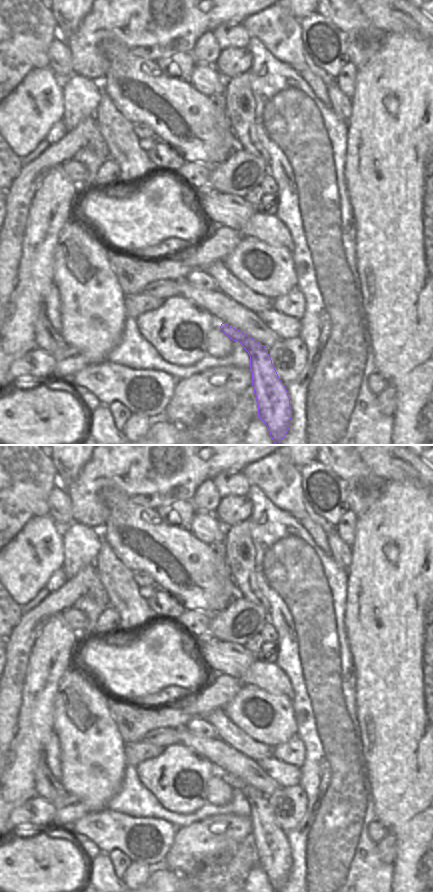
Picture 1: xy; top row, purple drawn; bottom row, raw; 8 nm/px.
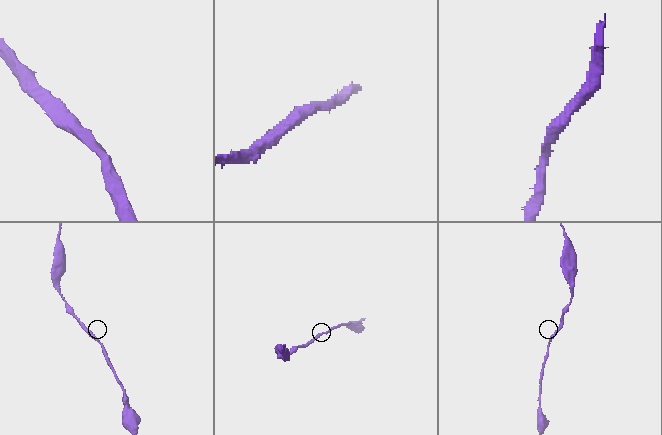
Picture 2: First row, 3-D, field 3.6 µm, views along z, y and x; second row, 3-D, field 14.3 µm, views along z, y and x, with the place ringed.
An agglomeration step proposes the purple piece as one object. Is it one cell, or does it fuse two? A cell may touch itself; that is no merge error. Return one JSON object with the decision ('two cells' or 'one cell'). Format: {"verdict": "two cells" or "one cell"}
{"verdict": "one cell"}

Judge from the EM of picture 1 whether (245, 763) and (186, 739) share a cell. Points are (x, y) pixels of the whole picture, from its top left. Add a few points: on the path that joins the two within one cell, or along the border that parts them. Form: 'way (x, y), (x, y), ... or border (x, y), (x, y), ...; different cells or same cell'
way (230, 760), (214, 749), (201, 745); same cell

